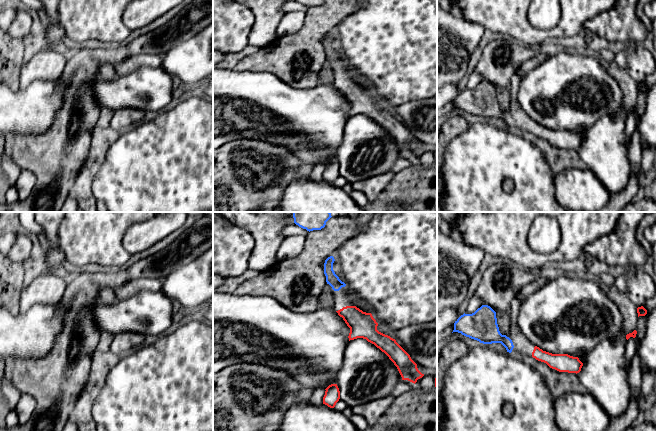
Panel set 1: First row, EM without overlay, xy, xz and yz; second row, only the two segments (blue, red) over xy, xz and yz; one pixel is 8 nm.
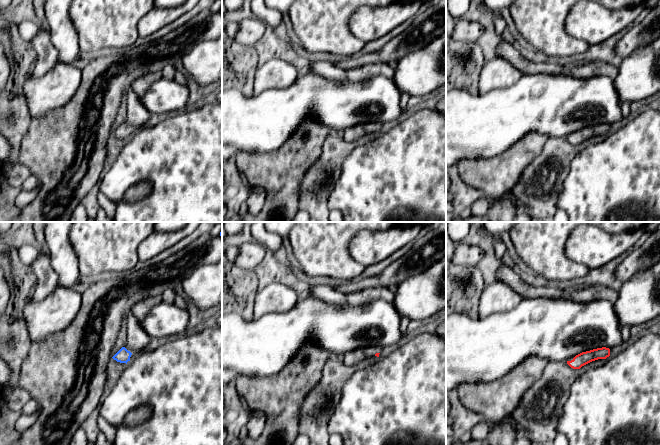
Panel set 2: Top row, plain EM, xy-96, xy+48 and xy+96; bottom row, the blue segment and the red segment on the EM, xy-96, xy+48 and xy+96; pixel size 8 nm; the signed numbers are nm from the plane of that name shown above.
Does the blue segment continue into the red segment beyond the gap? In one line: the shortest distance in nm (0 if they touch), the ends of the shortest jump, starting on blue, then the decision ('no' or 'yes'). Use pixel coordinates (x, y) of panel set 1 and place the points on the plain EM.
140 nm apart; from blue across xz (338, 66), (343, 83); yes

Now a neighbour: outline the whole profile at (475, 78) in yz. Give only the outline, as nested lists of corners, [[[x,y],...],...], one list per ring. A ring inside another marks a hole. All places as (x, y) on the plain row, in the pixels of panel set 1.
[[[475,70],[472,72],[472,74],[469,77],[469,80],[467,82],[467,85],[465,87],[465,90],[472,90],[474,89],[478,84],[482,82],[480,74],[478,74]]]

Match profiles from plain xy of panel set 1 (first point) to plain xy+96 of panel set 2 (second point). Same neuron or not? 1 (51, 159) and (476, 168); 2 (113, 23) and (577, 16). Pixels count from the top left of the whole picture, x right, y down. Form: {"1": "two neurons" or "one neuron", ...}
{"1": "one neuron", "2": "two neurons"}

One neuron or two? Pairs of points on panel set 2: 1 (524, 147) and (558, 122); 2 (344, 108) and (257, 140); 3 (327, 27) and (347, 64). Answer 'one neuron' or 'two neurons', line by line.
1: two neurons
2: one neuron
3: two neurons

